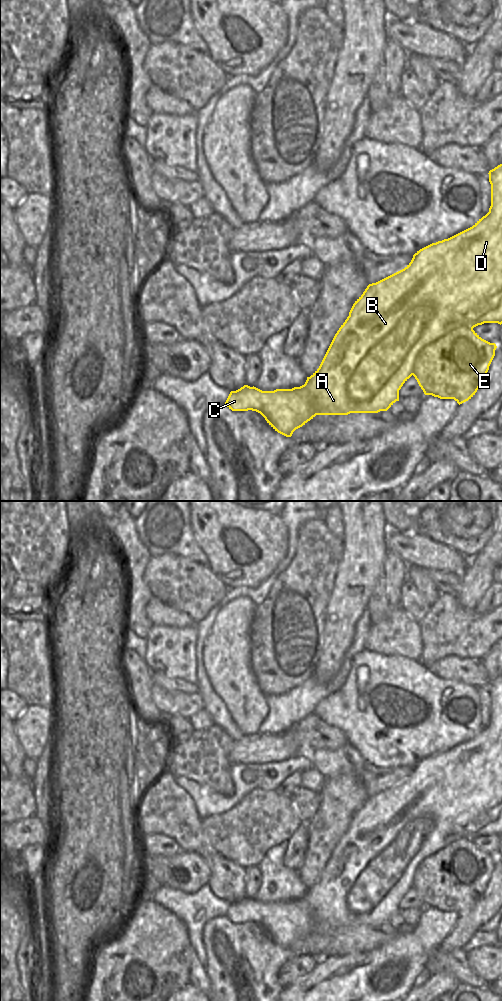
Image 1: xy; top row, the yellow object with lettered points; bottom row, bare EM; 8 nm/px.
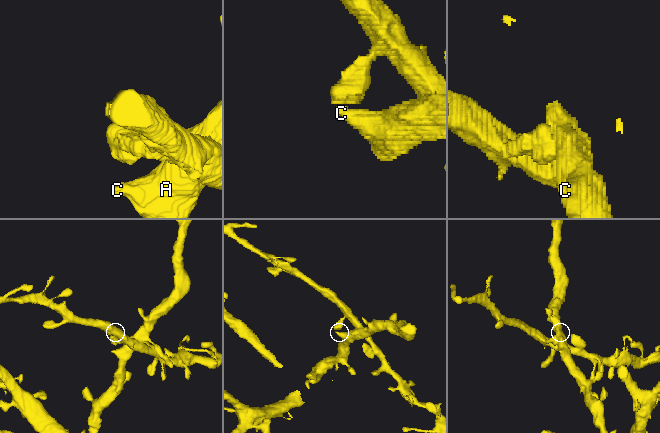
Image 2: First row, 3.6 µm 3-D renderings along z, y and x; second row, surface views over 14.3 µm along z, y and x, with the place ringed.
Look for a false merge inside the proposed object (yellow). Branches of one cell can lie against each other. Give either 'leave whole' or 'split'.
split

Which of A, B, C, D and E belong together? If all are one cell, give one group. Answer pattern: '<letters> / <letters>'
A B C D / E

